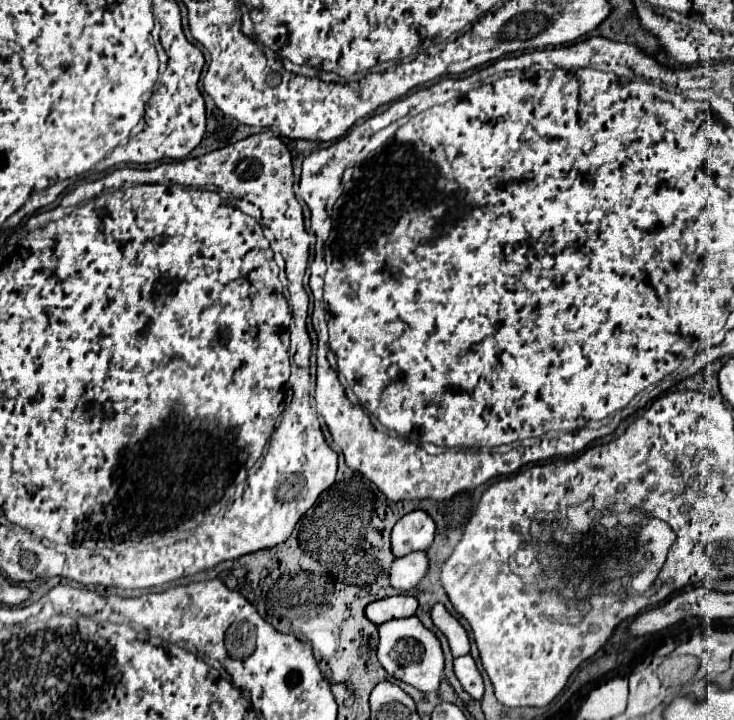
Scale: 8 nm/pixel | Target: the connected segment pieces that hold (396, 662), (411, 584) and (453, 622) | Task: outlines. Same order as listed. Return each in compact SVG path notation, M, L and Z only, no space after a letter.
M417 616L403 618L403 620L391 620L385 624L379 624L379 648L377 648L379 662L389 672L389 676L411 684L413 688L421 692L437 692L439 690L439 678L443 676L443 648L437 636L423 626L423 622Z
M411 552L403 558L397 558L391 566L391 586L397 590L411 590L415 588L427 574L429 560L425 552Z
M443 604L433 606L431 618L433 618L435 626L447 636L453 656L455 658L465 656L469 652L469 648L471 648L471 640L467 636L467 630L461 626L461 622L455 616L451 616Z

